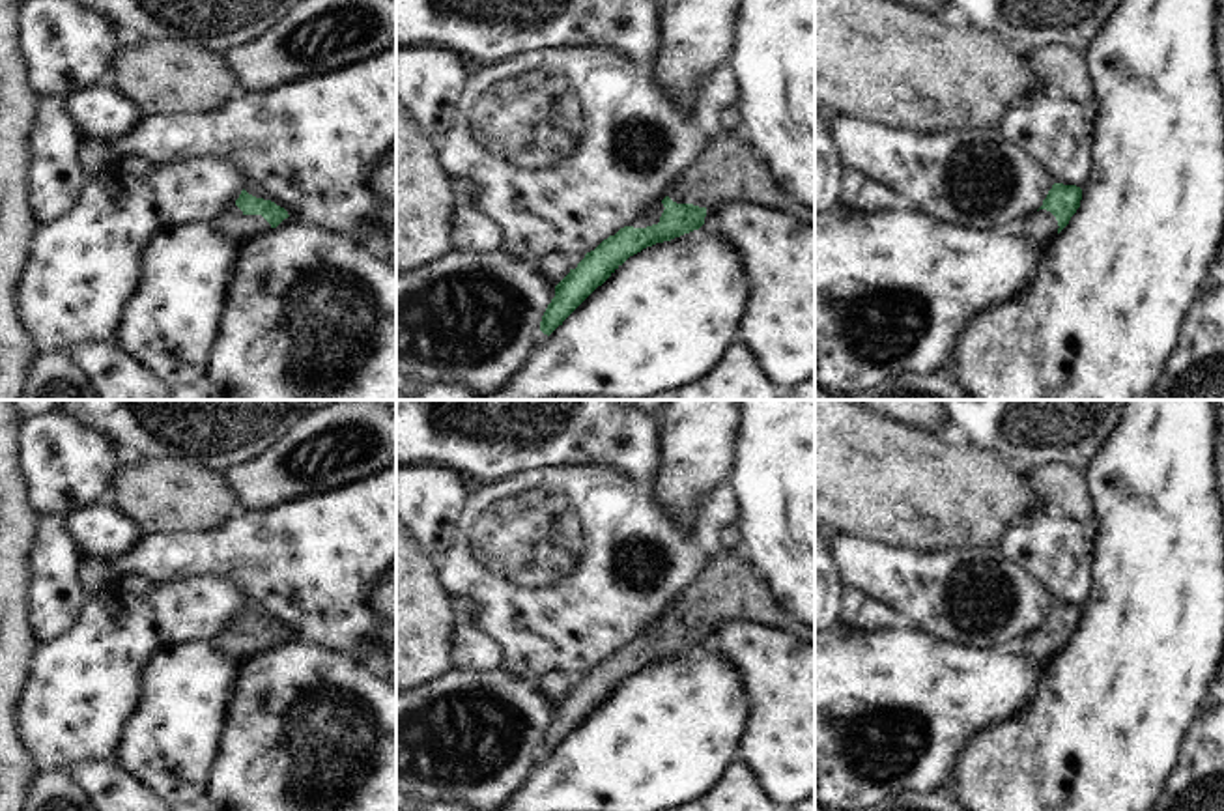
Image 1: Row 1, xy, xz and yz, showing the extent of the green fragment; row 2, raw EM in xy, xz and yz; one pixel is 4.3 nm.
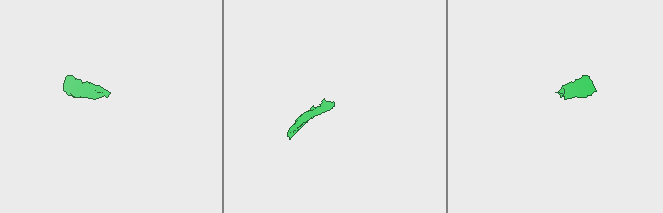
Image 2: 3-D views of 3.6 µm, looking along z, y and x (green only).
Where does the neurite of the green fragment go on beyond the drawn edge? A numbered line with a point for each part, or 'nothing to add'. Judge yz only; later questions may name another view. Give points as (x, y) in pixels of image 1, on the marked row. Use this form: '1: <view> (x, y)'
1: yz (1041, 227)

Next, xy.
1: xy (230, 221)

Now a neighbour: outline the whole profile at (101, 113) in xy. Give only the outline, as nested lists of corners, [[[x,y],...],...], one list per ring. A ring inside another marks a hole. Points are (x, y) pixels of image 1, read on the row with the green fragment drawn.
[[[110,82],[78,90],[64,103],[80,129],[80,135],[97,142],[112,142],[133,131],[144,118]]]

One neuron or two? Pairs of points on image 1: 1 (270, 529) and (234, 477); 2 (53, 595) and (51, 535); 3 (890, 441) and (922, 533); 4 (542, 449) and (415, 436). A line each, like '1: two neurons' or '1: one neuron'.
1: two neurons
2: one neuron
3: one neuron
4: one neuron

